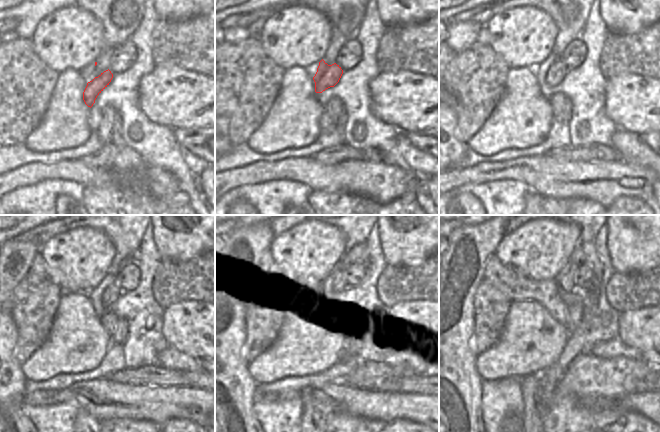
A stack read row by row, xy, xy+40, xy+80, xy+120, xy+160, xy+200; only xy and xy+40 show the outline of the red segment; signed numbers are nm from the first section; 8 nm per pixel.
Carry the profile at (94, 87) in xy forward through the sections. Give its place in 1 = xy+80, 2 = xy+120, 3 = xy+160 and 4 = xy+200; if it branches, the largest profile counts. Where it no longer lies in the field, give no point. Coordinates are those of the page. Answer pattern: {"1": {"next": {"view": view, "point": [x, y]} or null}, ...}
{"1": {"next": {"view": "xy+80", "point": [552, 71]}}, "2": {"next": {"view": "xy+120", "point": [108, 291]}}, "3": {"next": {"view": "xy+160", "point": [335, 285]}}, "4": {"next": {"view": "xy+200", "point": [565, 279]}}}

